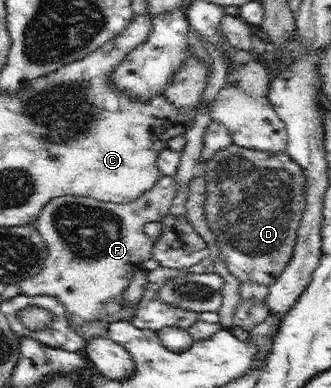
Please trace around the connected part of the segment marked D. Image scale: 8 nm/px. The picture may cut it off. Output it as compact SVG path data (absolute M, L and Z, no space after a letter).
M233 143L224 149L218 150L214 156L206 162L204 176L206 178L204 215L208 226L210 226L210 231L214 234L216 244L218 244L218 249L220 250L219 256L226 264L228 271L230 271L239 282L254 281L267 286L274 283L274 281L278 279L278 276L284 271L284 268L286 268L286 264L290 262L290 258L292 258L294 244L298 241L296 234L298 234L298 228L300 228L300 224L302 224L302 212L304 212L304 208L306 208L306 178L302 177L300 165L298 165L286 151L270 154L264 151L243 148Z

